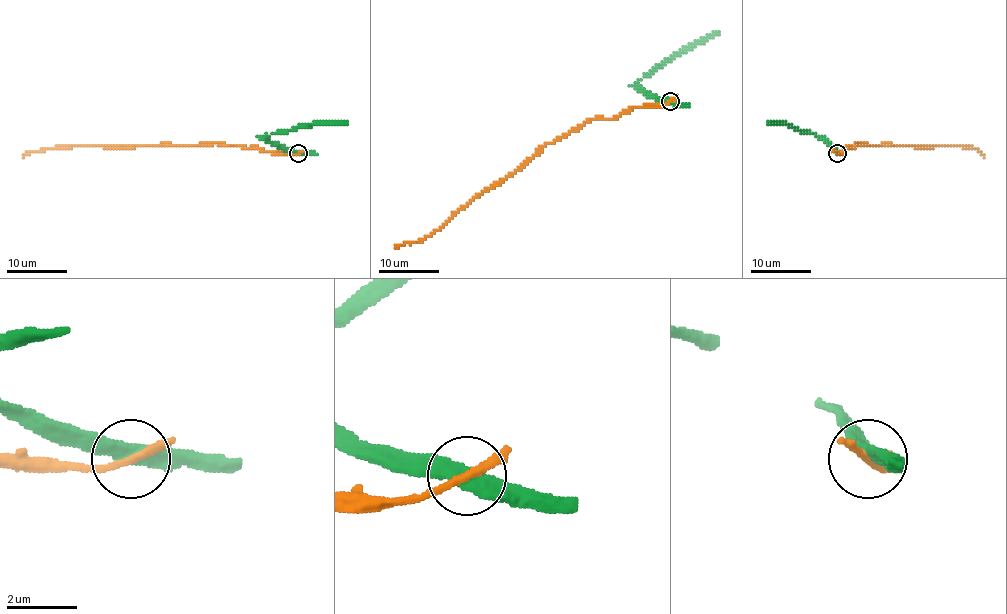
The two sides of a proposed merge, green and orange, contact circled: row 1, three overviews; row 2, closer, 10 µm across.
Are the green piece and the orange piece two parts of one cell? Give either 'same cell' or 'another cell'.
another cell

